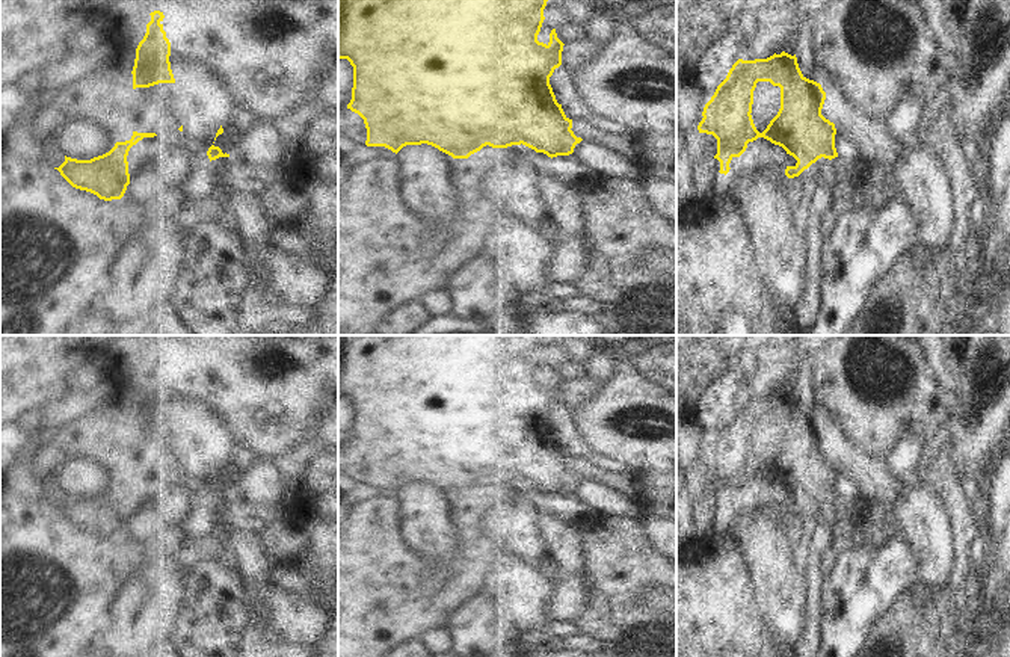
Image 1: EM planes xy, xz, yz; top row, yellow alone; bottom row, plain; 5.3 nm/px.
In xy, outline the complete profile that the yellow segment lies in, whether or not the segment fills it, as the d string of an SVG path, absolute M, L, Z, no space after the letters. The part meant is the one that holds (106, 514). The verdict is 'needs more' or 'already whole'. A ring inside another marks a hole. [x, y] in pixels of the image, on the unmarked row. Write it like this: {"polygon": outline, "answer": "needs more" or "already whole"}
{"polygon": "M133 470L130 479L116 480L115 485L91 498L77 498L65 494L65 500L54 506L75 527L91 530L100 538L121 538L130 523L127 494L133 483L156 471Z", "answer": "already whole"}

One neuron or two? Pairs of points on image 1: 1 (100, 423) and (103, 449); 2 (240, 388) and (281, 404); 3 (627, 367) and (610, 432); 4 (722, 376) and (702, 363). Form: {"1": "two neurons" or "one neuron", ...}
{"1": "one neuron", "2": "one neuron", "3": "one neuron", "4": "one neuron"}

